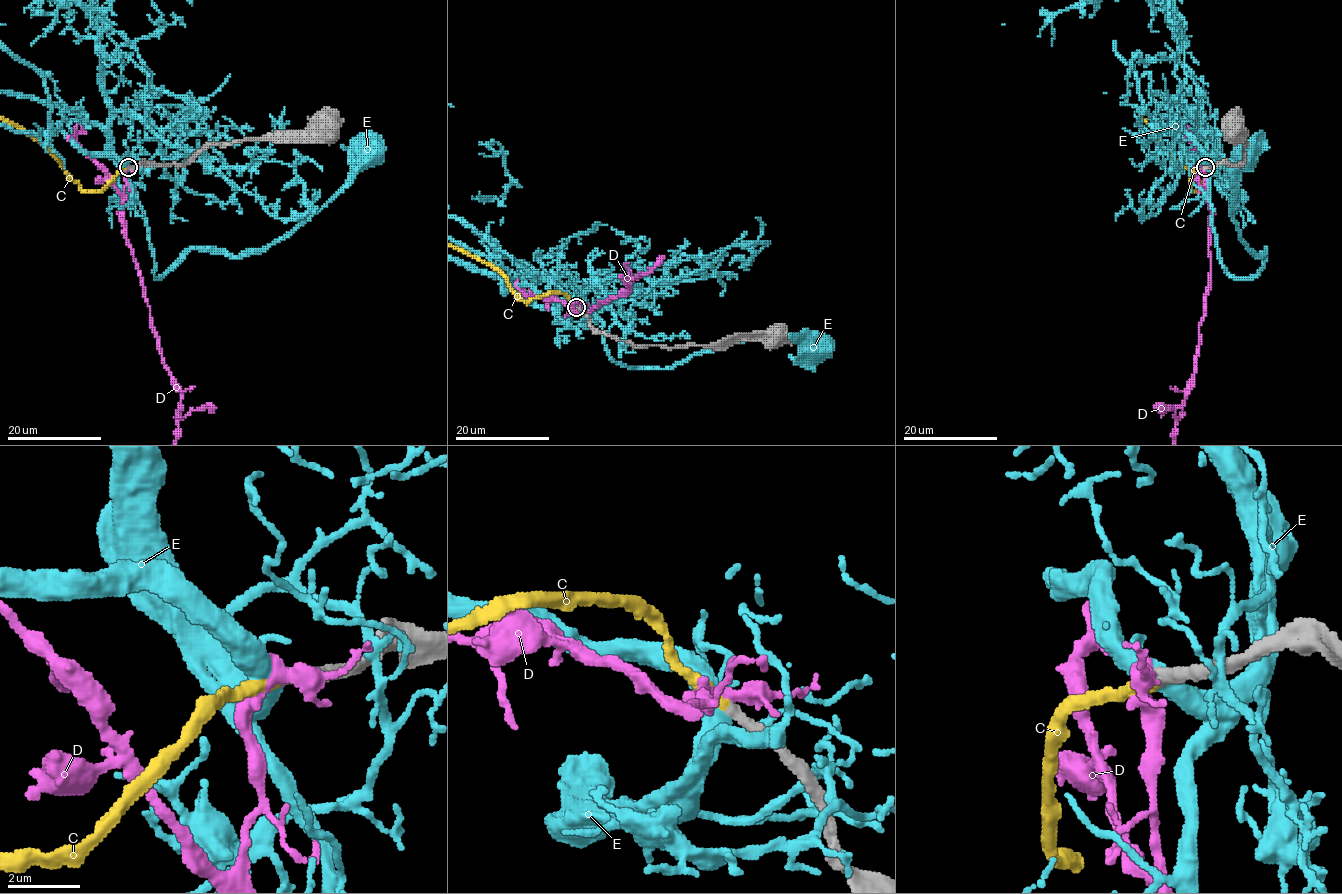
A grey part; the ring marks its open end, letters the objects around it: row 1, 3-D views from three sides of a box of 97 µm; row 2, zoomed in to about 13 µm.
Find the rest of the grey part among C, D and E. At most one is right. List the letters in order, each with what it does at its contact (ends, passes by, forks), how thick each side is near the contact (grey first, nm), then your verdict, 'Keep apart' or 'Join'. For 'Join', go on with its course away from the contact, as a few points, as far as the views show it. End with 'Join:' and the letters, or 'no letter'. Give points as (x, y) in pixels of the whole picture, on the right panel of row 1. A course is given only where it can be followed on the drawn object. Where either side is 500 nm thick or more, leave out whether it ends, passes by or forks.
C: It ends there. Thickness 360 nm (grey) against 340 nm. Join
D: It forks there. Thickness 360 nm (grey) against 340 nm. Keep apart
E: Thickness 380 nm (grey) against 500 nm. Keep apart
Join: C

